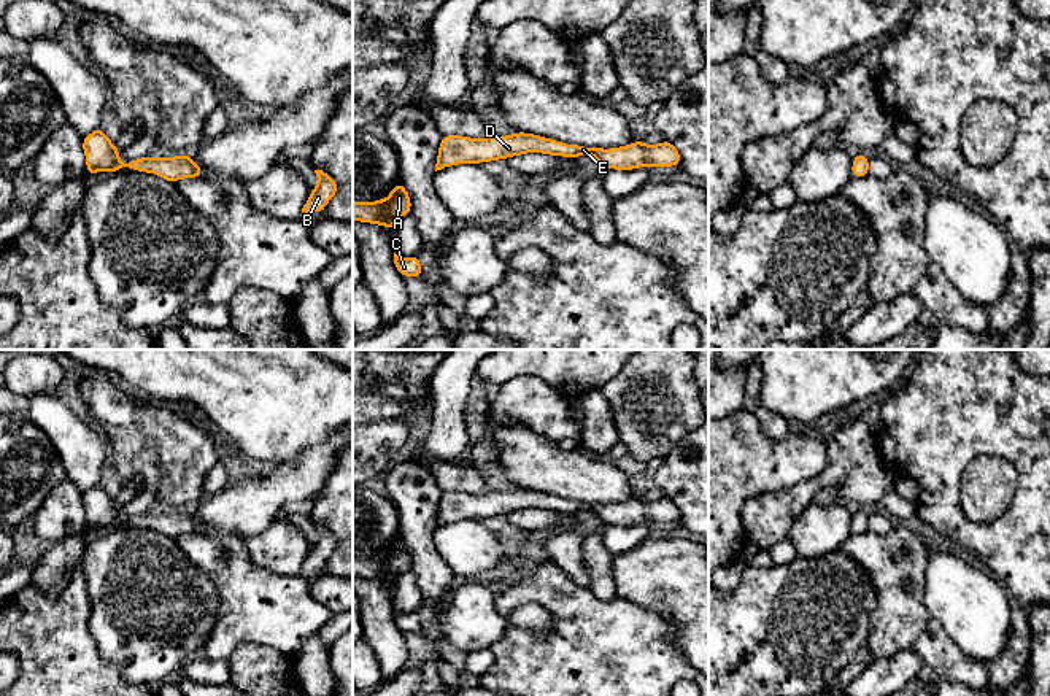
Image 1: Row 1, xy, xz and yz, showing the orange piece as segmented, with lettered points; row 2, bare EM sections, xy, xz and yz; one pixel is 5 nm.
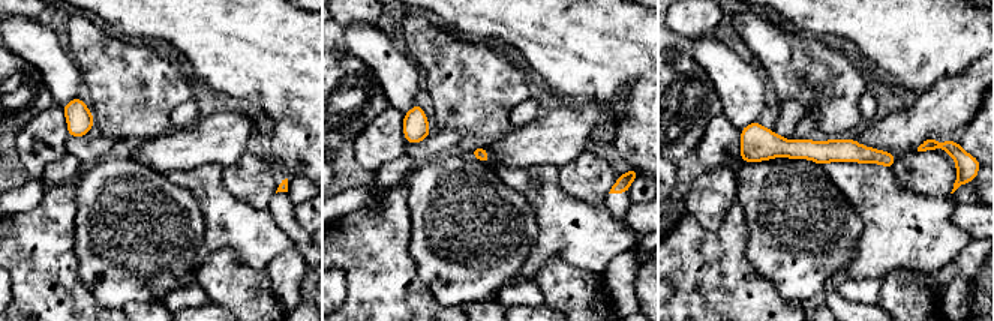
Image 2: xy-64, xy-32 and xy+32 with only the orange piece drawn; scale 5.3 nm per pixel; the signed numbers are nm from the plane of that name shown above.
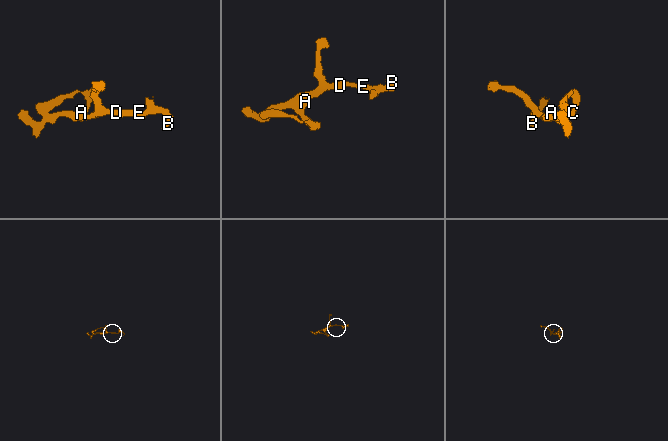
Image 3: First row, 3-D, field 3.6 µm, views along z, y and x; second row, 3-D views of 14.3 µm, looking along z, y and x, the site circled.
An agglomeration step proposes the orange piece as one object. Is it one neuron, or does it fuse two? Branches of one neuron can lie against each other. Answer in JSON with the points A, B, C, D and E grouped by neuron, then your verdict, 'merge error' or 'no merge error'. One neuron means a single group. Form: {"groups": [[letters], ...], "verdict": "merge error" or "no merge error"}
{"groups": [["A", "B", "C", "D", "E"]], "verdict": "no merge error"}

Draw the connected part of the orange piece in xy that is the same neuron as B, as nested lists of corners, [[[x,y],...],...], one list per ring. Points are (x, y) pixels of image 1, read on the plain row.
[[[315,526],[318,532],[318,542],[311,545],[311,550],[307,556],[307,559],[302,564],[303,567],[316,567],[322,569],[326,564],[326,559],[337,550],[338,540],[334,537],[334,534],[322,526]]]

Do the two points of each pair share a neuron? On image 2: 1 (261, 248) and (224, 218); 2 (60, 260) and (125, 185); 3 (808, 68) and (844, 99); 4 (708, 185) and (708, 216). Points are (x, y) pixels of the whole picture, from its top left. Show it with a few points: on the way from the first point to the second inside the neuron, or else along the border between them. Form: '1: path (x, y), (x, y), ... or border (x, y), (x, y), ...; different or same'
1: path (252, 239), (239, 225), (233, 224); same
2: border (75, 209), (74, 252), (77, 272), (81, 278); different
3: path (817, 77), (835, 93); same
4: path (708, 192), (708, 209); same

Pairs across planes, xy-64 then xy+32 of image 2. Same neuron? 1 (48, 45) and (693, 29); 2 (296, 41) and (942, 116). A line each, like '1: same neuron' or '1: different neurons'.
1: different neurons
2: different neurons

